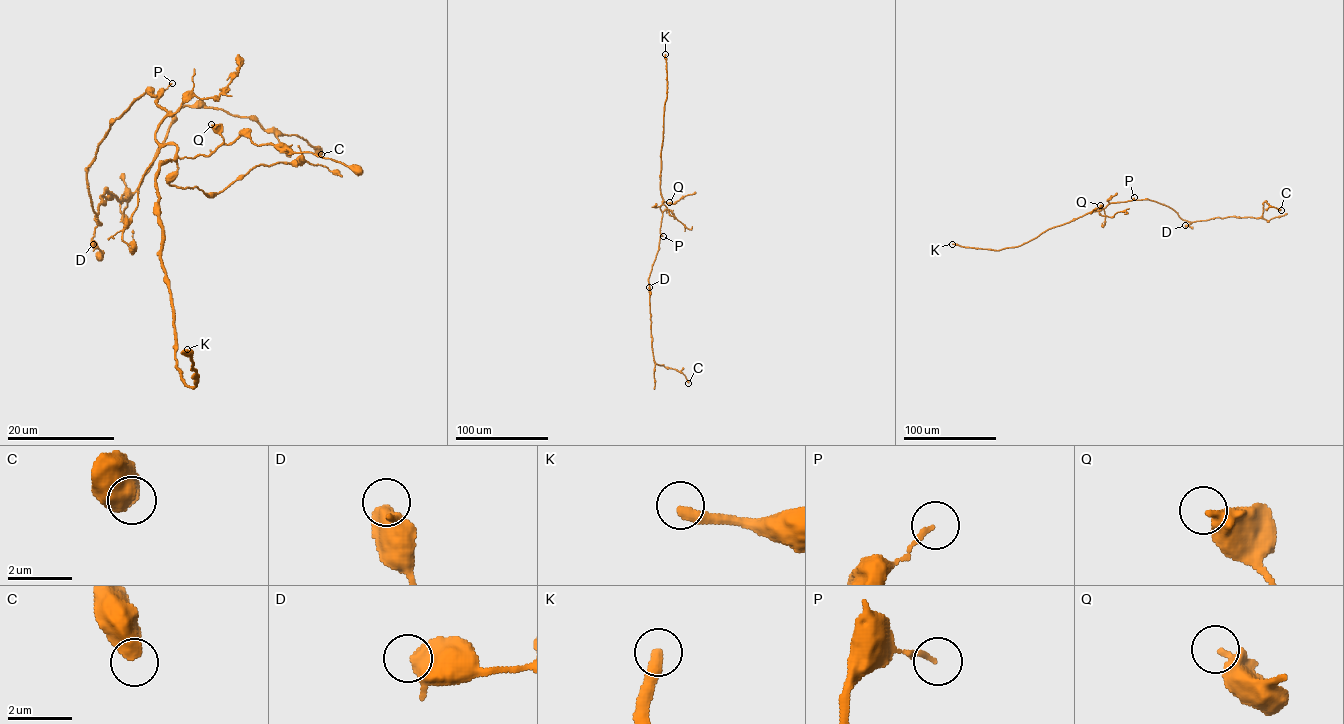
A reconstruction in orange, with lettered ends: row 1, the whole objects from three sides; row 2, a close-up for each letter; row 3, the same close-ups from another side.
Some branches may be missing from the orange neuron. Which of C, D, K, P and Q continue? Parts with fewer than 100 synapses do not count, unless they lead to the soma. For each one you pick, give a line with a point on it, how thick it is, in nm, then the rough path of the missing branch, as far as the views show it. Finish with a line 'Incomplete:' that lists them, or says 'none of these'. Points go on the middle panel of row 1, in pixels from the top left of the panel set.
K: (665, 54) | 360 nm
Incomplete: K

